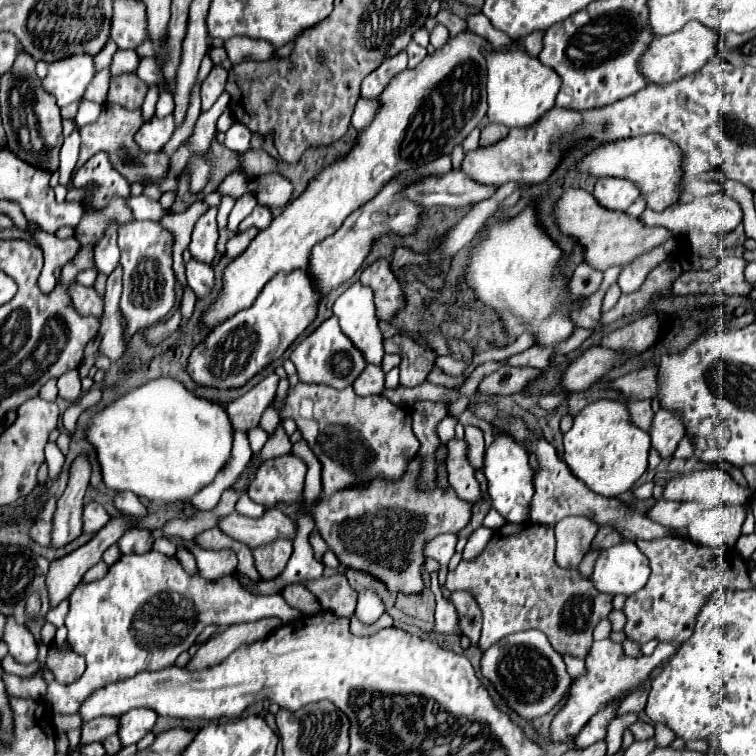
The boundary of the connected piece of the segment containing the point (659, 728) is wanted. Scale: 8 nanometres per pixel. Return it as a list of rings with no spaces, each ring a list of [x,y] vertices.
[[[656,724],[656,736],[654,736],[654,740],[656,740],[656,746],[658,748],[666,748],[666,746],[670,746],[672,742],[674,742],[674,734],[672,734],[672,730],[668,730],[668,726],[662,726],[662,724]]]

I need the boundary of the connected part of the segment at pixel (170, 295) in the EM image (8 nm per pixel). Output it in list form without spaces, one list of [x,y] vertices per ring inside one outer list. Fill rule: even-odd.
[[[132,222],[118,228],[118,248],[122,266],[122,298],[120,310],[126,314],[126,338],[134,332],[166,318],[176,304],[176,278],[172,270],[174,236],[160,222]]]

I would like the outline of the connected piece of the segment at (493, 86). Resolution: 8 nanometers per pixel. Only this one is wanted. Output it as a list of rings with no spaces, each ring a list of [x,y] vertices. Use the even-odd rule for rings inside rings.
[[[510,44],[508,52],[492,50],[486,54],[488,66],[488,112],[490,122],[504,124],[508,128],[530,128],[534,126],[552,106],[560,90],[560,76],[540,64],[538,58],[528,56]]]

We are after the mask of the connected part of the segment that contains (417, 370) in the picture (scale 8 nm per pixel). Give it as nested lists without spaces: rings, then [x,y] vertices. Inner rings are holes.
[[[394,336],[384,340],[384,350],[388,354],[400,354],[400,384],[402,386],[420,386],[426,382],[426,376],[436,364],[438,354],[432,348],[420,346],[412,336]]]

